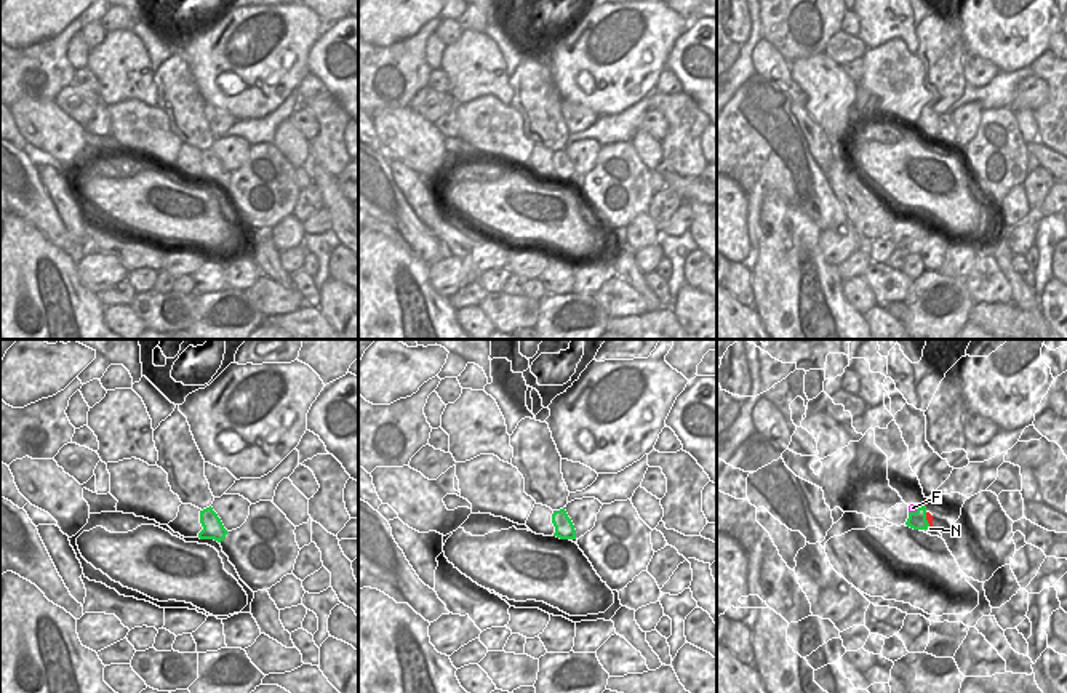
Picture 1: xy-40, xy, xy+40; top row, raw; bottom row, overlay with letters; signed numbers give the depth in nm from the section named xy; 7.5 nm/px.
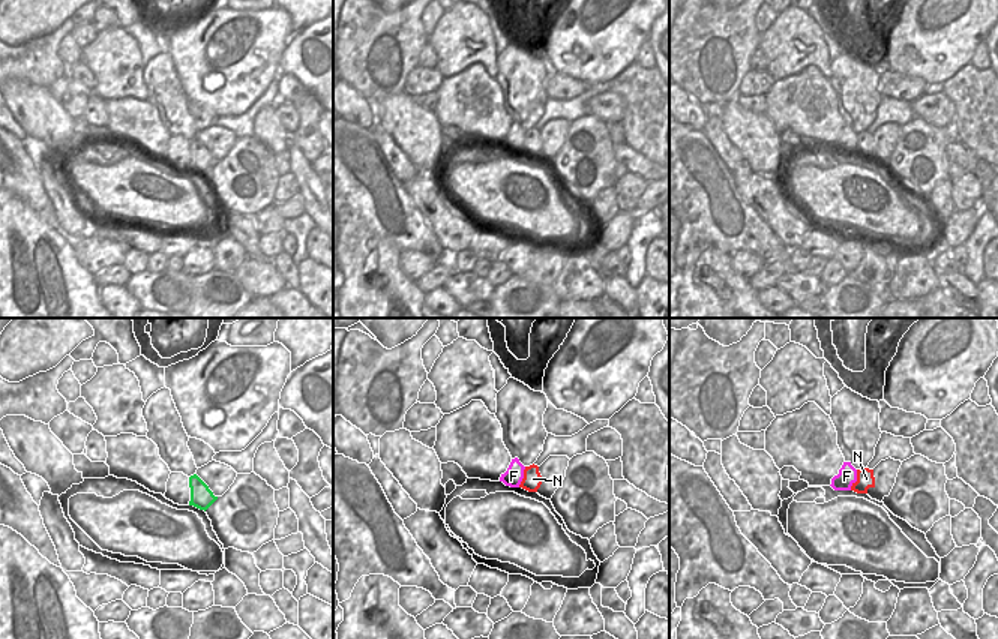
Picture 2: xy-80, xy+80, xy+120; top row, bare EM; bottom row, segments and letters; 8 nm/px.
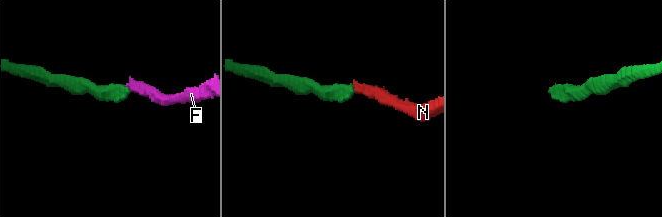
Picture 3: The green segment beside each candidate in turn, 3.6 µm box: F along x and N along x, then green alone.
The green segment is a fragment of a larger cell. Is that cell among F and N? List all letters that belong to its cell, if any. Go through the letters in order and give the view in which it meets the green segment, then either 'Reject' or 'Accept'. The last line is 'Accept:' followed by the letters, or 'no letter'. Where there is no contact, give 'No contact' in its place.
F: Touches green in xy+40. Reject
N: Touches green in xy+40. Accept
Accept: N

